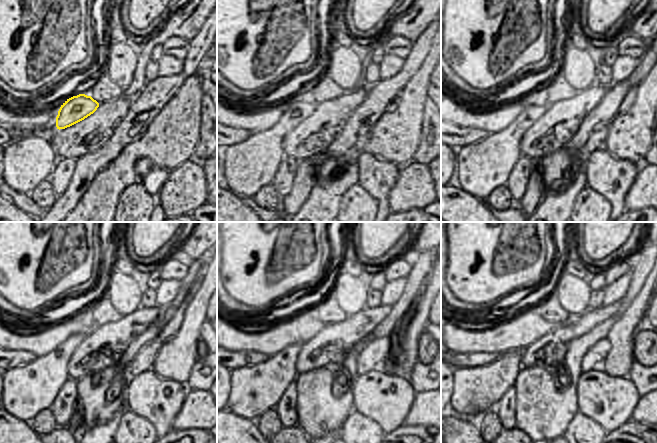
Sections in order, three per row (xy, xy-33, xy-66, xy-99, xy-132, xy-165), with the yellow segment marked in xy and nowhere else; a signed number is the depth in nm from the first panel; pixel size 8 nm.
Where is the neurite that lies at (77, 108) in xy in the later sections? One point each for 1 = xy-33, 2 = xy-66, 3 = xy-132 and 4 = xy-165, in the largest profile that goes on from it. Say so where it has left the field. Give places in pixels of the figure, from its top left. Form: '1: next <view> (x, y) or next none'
1: next xy-33 (296, 112)
2: next xy-66 (479, 168)
3: next xy-132 (256, 390)
4: next xy-165 (476, 390)

